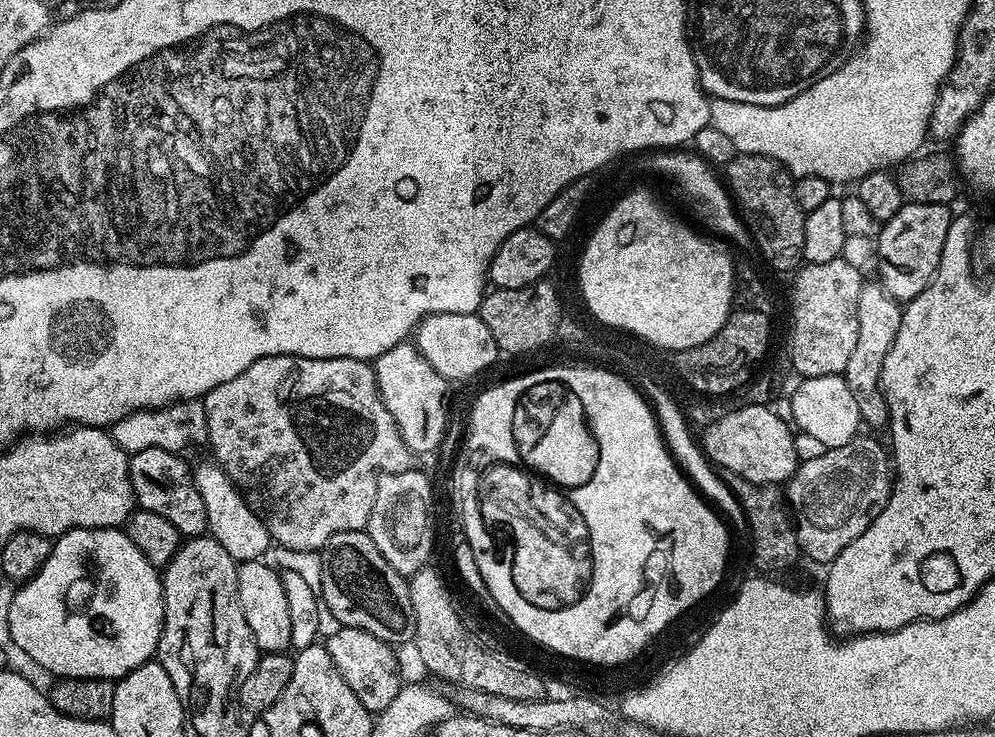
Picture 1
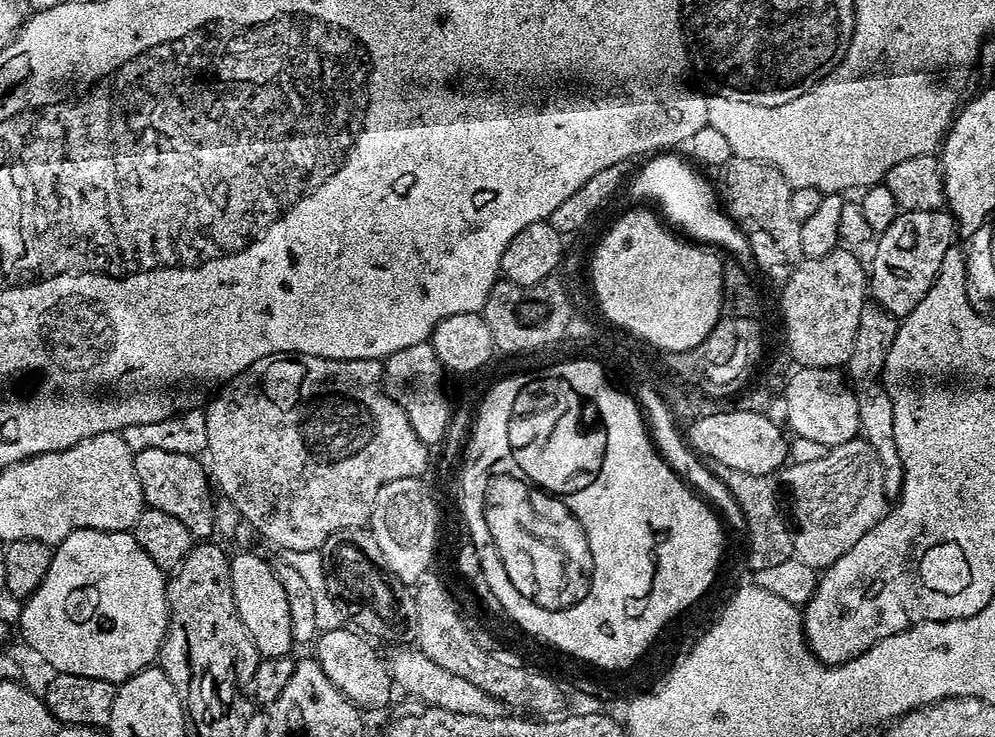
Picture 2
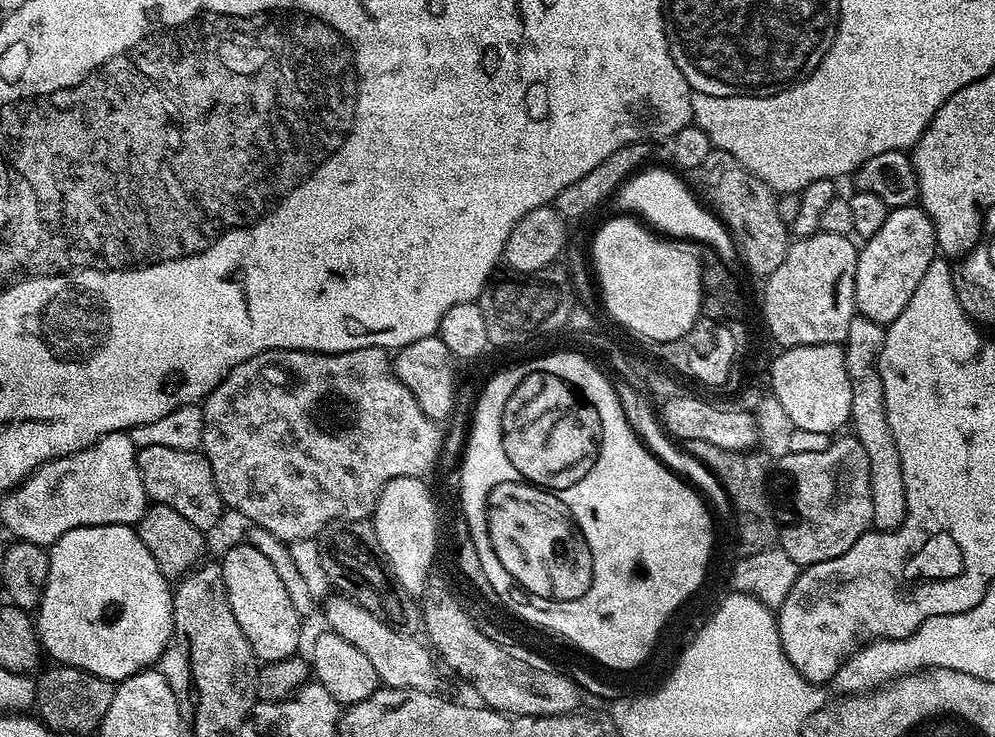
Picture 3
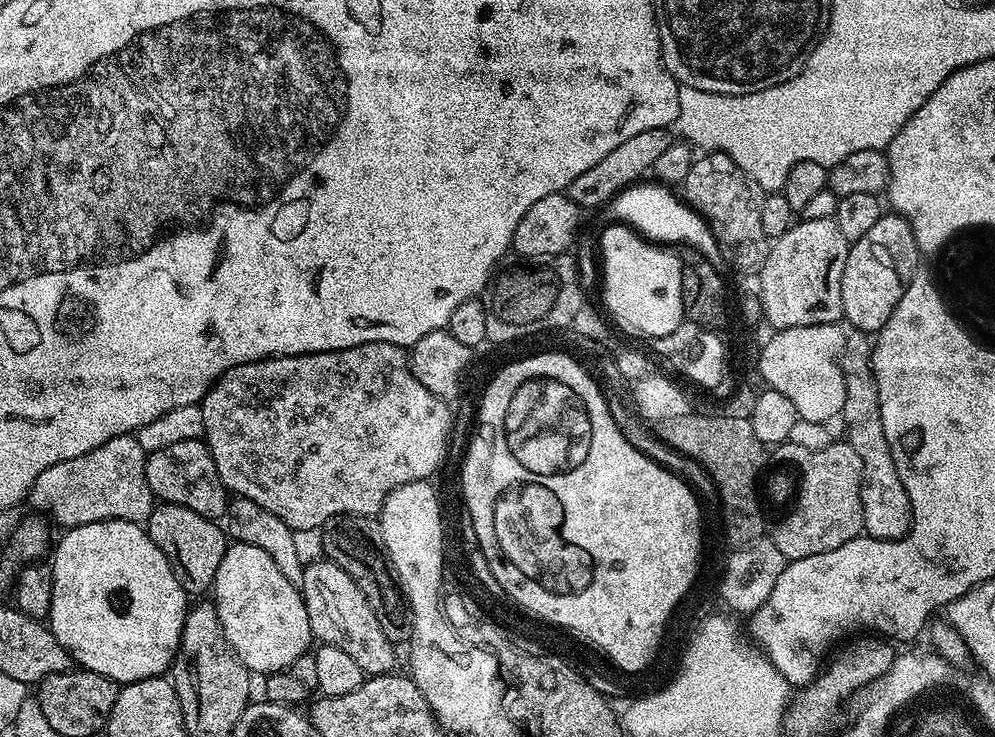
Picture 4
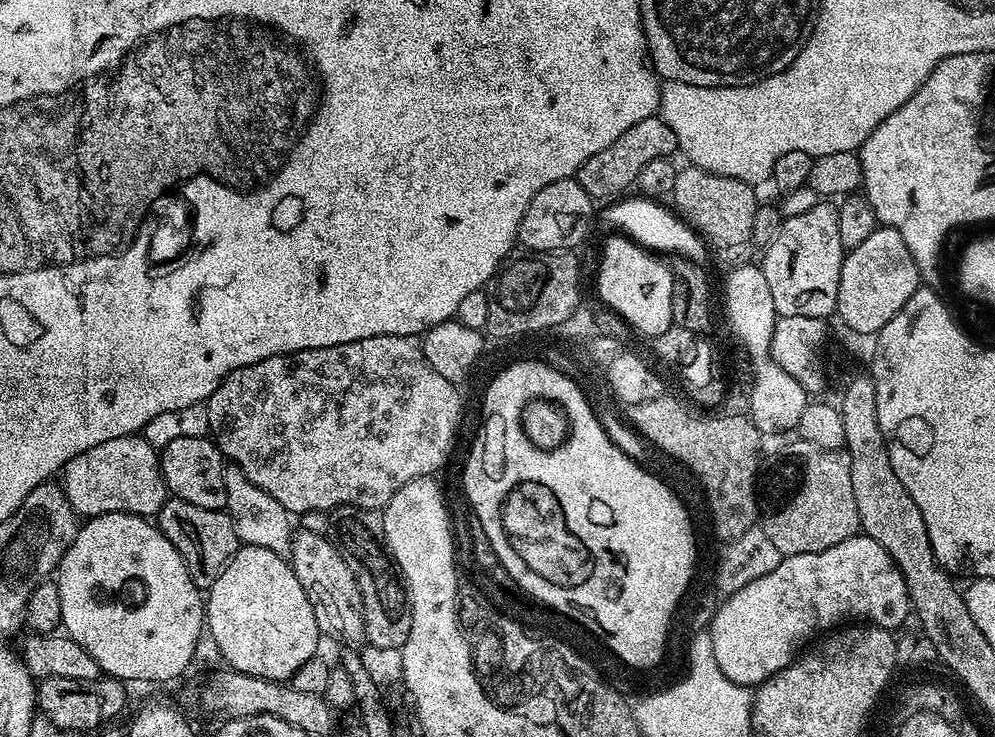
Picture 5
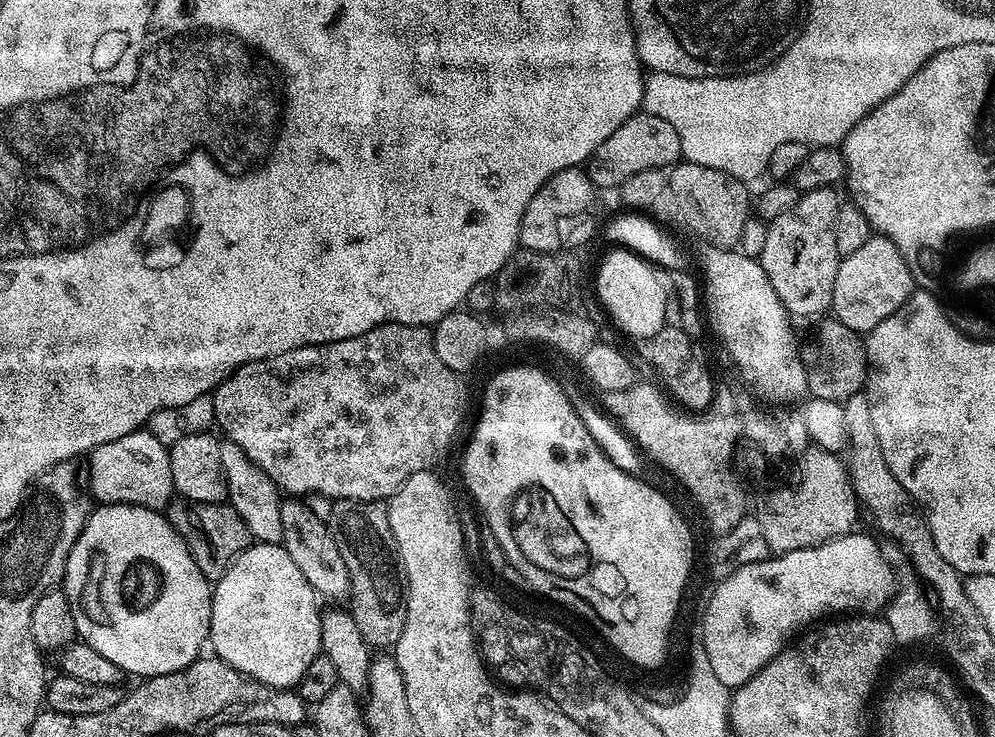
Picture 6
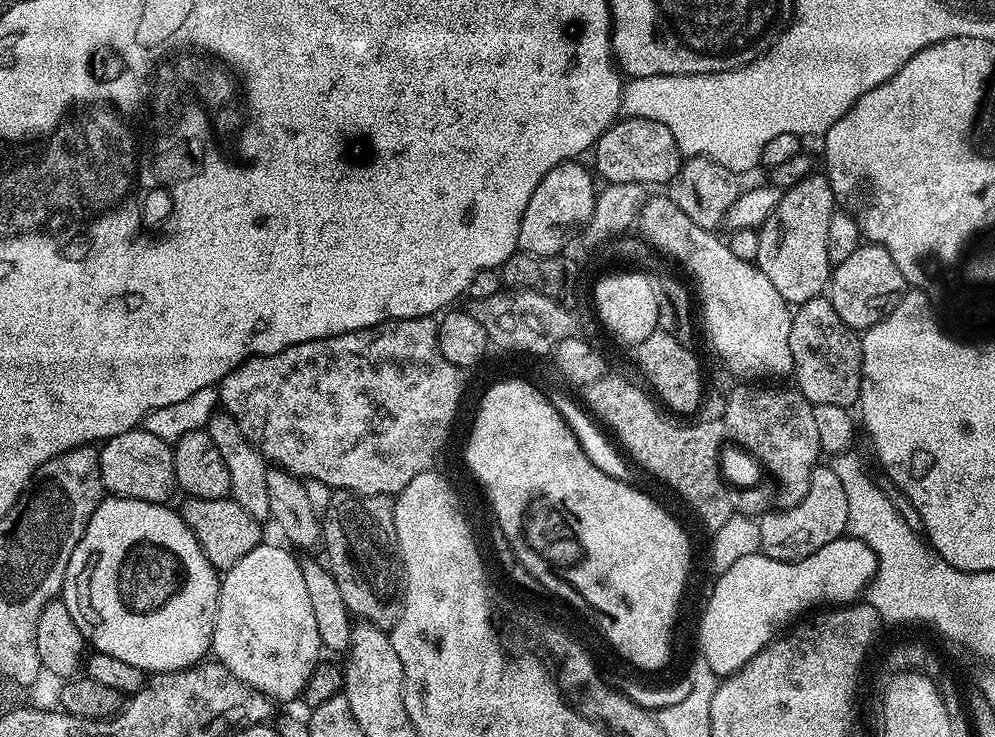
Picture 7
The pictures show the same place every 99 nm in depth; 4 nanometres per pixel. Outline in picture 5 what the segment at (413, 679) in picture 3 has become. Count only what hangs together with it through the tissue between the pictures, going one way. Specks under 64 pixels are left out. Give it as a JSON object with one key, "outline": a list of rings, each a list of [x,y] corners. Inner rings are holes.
{"outline":[[[297,531],[292,537],[290,563],[294,574],[298,574],[298,582],[302,582],[302,590],[306,590],[306,598],[310,598],[321,634],[344,644],[361,643],[364,640],[362,594],[354,574],[350,574],[350,566],[346,566],[331,539],[322,533]]]}

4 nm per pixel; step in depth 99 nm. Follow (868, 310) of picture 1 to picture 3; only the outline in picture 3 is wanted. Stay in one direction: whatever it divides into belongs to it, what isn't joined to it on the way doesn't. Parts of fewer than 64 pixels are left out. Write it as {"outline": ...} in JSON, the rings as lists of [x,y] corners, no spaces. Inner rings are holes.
{"outline":[[[856,315],[848,327],[848,338],[844,341],[845,366],[853,384],[853,404],[850,428],[858,442],[870,458],[870,496],[874,498],[874,518],[872,528],[890,532],[904,521],[906,506],[906,486],[902,478],[902,458],[886,418],[886,402],[880,377],[880,351],[884,345],[885,325]]]}

